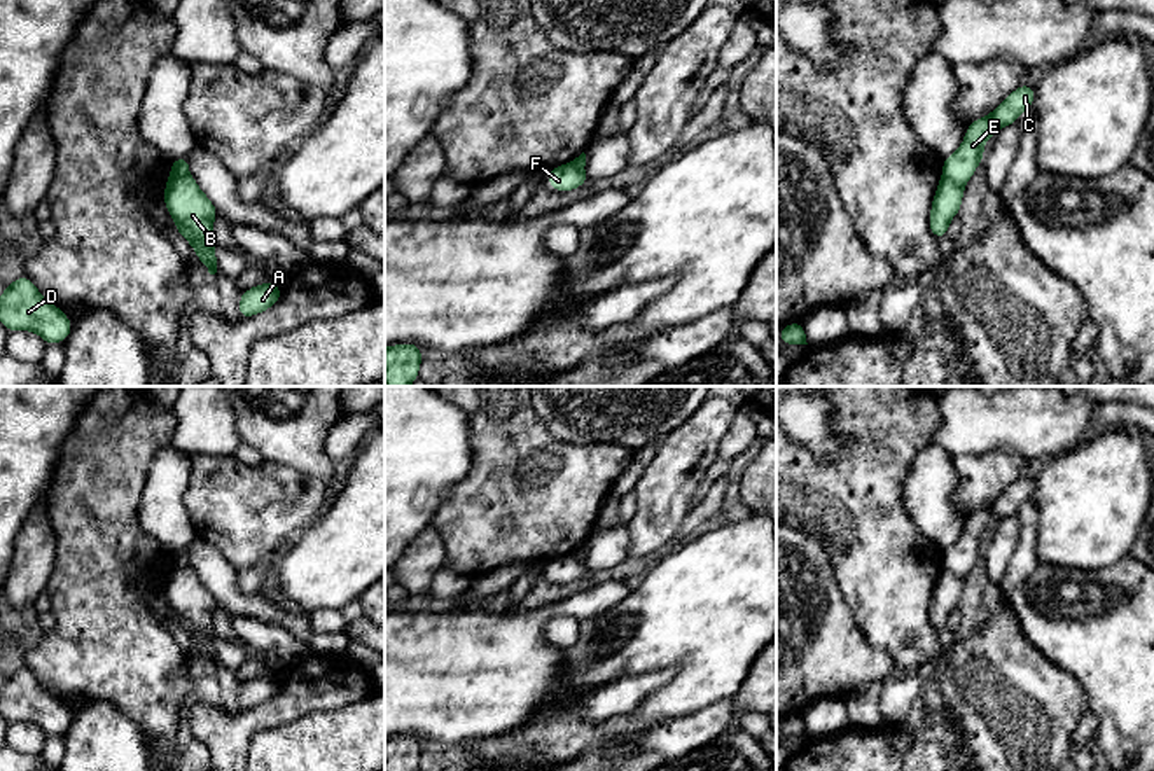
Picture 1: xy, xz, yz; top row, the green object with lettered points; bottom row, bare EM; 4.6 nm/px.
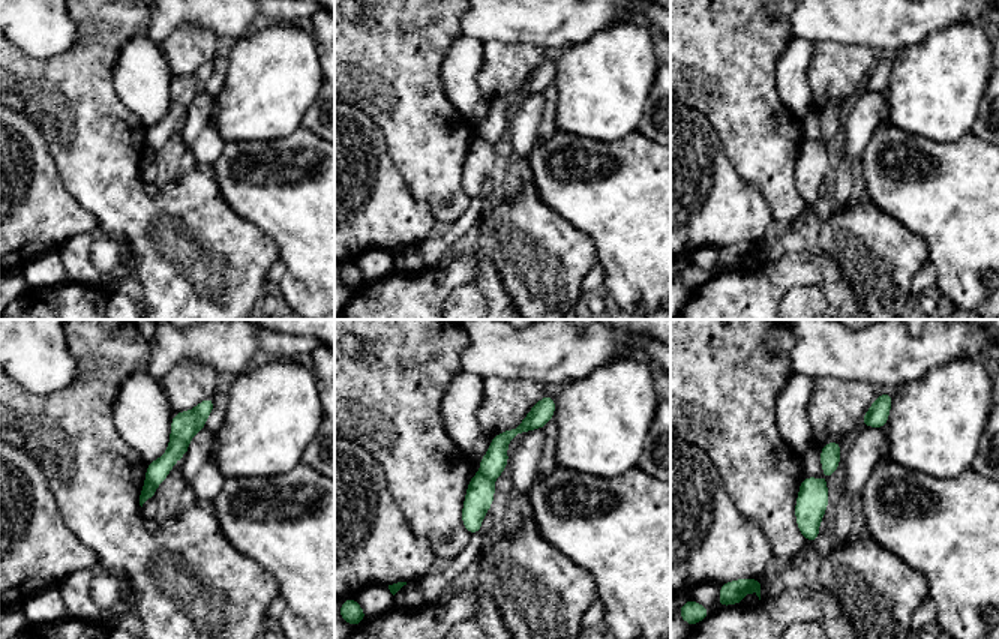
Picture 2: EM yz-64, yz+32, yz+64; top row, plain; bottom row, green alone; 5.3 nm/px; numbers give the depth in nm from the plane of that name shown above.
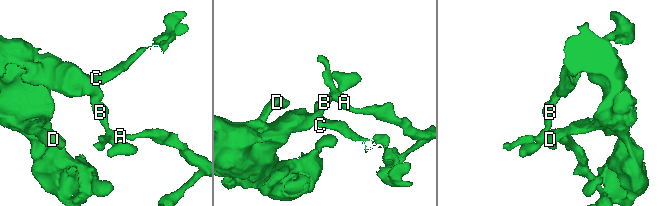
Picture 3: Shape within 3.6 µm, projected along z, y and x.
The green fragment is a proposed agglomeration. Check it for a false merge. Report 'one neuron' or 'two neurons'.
two neurons

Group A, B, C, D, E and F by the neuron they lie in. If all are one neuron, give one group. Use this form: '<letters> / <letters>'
A B / C D E F

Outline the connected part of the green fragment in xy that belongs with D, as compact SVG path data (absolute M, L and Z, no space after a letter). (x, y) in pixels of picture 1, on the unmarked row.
M28 668L9 675L0 687L0 713L9 722L31 722L47 736L65 734L73 715L49 694Z

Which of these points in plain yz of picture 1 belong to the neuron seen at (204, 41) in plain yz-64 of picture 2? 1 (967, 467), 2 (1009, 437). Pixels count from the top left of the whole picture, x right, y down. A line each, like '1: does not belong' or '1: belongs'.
1: belongs
2: does not belong

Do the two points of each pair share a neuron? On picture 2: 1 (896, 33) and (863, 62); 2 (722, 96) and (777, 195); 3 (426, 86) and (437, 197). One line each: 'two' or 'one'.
1: two
2: one
3: one

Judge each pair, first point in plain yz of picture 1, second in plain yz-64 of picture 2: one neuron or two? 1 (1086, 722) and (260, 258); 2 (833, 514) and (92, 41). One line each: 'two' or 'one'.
1: two
2: one

